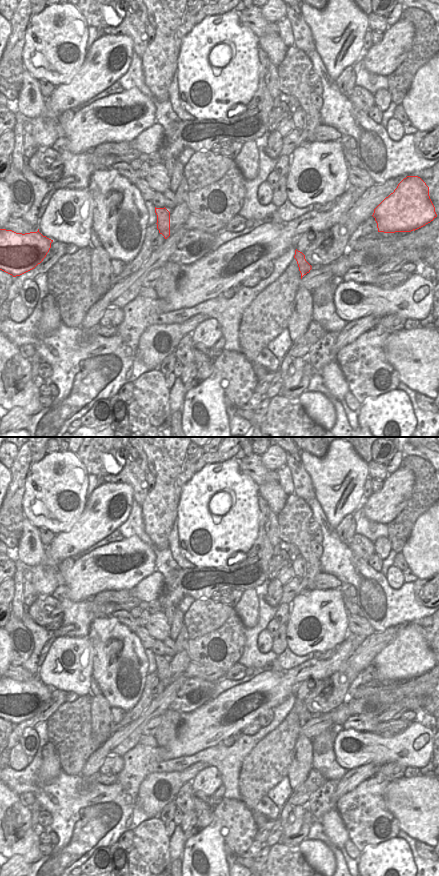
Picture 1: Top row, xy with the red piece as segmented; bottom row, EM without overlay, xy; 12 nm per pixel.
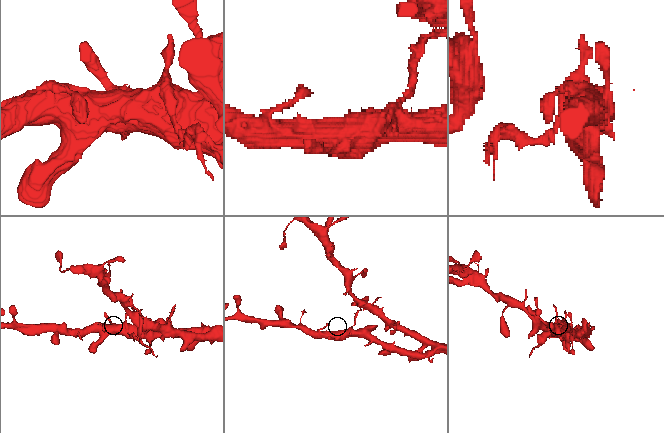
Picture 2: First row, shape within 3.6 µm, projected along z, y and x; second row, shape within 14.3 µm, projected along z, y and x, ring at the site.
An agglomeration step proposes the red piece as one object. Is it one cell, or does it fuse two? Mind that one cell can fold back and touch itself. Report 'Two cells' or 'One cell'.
Two cells.

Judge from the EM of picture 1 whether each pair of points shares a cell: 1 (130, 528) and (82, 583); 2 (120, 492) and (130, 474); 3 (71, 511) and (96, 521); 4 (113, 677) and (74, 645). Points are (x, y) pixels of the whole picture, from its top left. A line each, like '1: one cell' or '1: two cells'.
1: two cells
2: two cells
3: two cells
4: two cells

